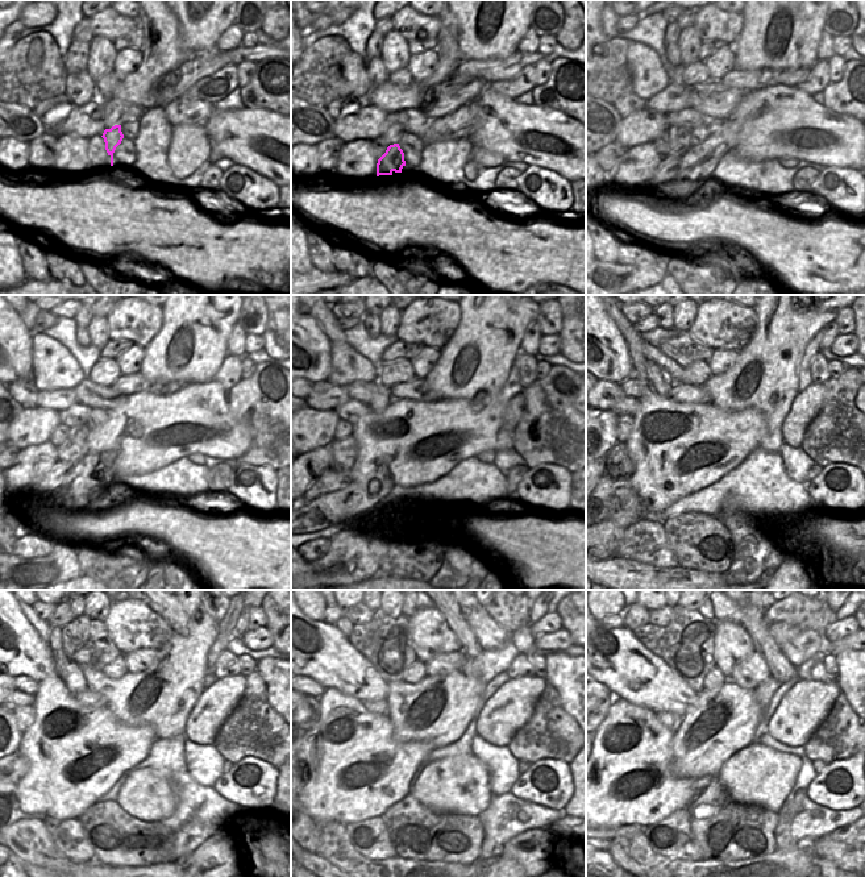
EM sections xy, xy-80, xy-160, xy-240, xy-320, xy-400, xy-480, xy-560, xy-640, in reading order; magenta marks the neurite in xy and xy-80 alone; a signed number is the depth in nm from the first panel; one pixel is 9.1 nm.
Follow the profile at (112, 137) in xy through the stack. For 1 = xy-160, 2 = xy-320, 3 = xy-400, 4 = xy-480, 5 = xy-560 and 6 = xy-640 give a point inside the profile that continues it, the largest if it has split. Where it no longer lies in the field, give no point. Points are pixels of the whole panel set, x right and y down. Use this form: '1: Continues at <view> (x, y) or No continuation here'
1: Continues at xy-160 (670, 165)
2: Continues at xy-320 (331, 481)
3: Continues at xy-400 (612, 485)
4: Continues at xy-480 (23, 815)
5: Continues at xy-560 (317, 824)
6: Continues at xy-640 (614, 840)

